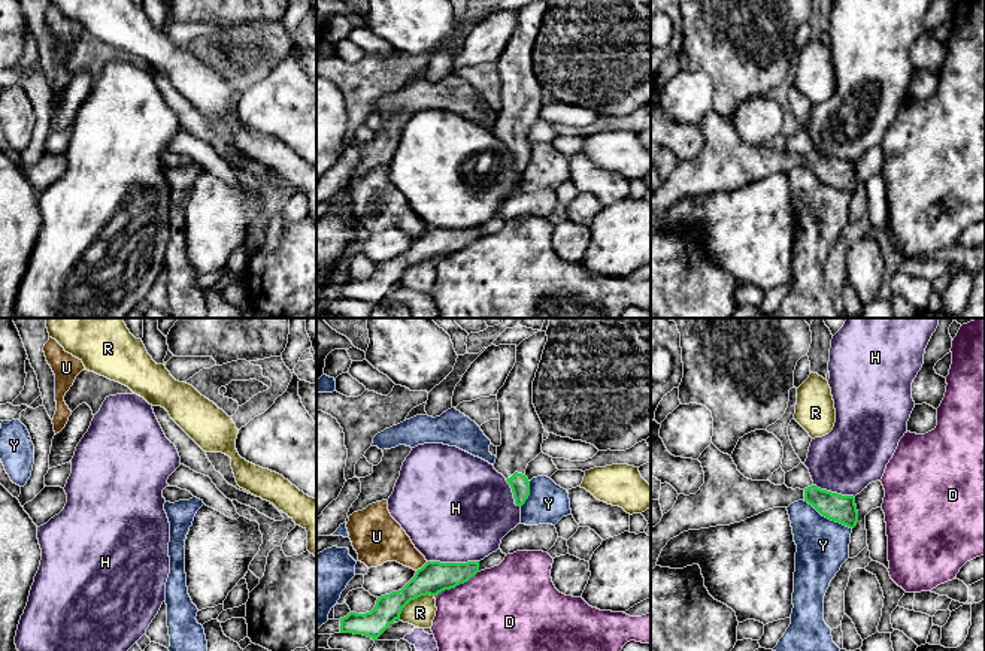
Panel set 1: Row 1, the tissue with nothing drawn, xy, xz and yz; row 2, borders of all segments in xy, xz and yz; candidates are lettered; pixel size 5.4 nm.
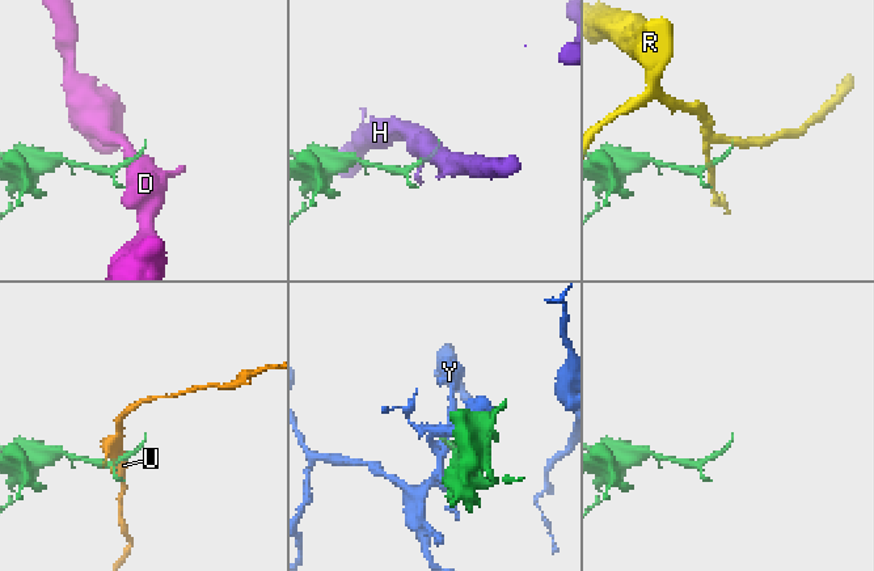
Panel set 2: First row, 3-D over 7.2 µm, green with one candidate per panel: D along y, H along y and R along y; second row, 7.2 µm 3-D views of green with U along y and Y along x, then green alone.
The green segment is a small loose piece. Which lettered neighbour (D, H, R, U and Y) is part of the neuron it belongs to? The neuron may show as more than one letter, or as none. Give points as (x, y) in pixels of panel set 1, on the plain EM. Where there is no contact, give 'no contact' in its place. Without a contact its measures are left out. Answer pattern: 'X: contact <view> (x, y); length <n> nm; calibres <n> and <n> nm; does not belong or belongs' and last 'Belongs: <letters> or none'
D: contact xz (455, 251); length 280 nm; calibres 170 and 480 nm; does not belong
H: contact xz (452, 229); length 280 nm; calibres 170 and 500 nm; does not belong
R: contact xz (412, 265); length 240 nm; calibres 170 and 160 nm; does not belong
U: contact xz (423, 232); length 80 nm; calibres 170 and 220 nm; does not belong
Y: contact yz (827, 182); length 300 nm; calibres 150 and 280 nm; does not belong
Belongs: none

